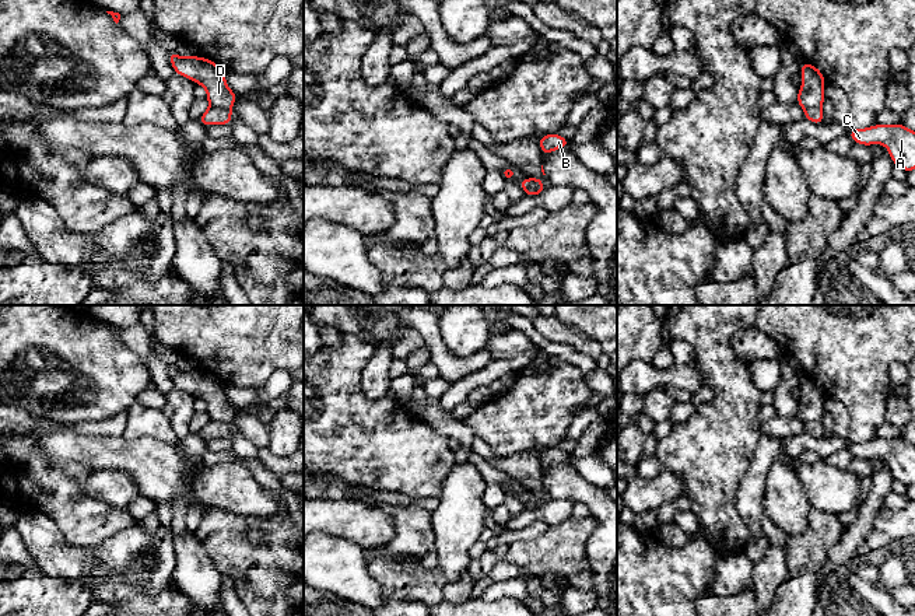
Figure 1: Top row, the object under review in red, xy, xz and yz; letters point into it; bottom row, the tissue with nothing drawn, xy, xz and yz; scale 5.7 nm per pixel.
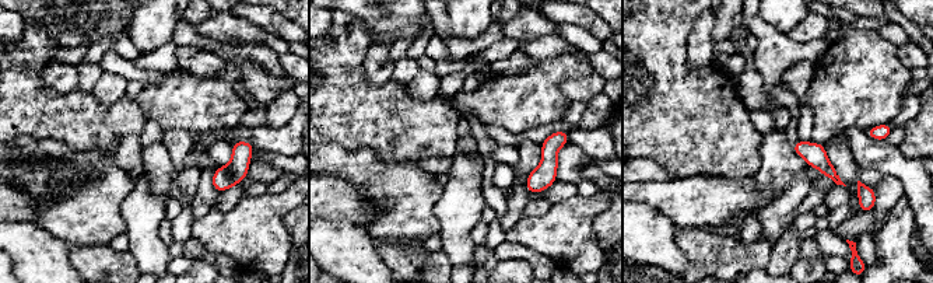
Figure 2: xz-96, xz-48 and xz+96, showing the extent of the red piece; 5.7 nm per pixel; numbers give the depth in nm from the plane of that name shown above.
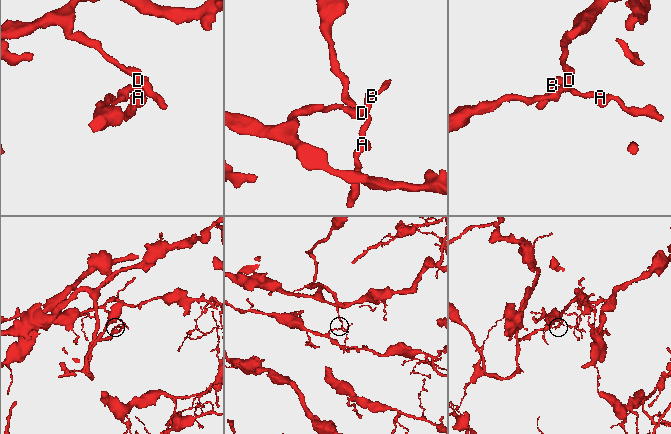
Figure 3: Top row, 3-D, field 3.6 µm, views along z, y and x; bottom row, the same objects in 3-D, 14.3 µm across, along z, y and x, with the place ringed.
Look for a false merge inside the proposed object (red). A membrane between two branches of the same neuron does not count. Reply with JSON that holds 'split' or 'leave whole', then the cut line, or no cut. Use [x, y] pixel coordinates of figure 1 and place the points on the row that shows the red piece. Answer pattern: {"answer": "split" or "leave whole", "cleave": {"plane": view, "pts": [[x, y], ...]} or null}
{"answer": "split", "cleave": {"plane": "xy", "pts": [[210, 105], [230, 109]]}}

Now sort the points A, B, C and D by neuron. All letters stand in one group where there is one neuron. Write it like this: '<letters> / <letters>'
A C / B D

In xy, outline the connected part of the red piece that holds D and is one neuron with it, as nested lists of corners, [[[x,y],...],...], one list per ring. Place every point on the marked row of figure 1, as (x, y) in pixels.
[[[168,52],[168,57],[176,74],[206,88],[210,106],[232,109],[238,94],[228,88],[225,73],[218,64],[207,57],[180,57],[176,52]]]

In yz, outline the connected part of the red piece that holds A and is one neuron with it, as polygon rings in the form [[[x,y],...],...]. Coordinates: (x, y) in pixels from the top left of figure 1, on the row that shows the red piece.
[[[901,122],[890,126],[873,125],[866,129],[852,129],[848,137],[858,144],[883,144],[895,167],[905,172],[915,169],[915,132]]]

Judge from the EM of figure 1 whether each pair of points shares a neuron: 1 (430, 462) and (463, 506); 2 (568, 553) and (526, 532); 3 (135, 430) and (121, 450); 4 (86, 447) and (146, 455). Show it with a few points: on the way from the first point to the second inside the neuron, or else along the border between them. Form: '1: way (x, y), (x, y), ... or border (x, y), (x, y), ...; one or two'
1: border (455, 464), (447, 475), (438, 496); two
2: border (549, 527), (537, 536), (516, 539), (508, 545); two
3: border (122, 436), (129, 440), (143, 437), (161, 440); two
4: way (101, 452), (130, 455); one

